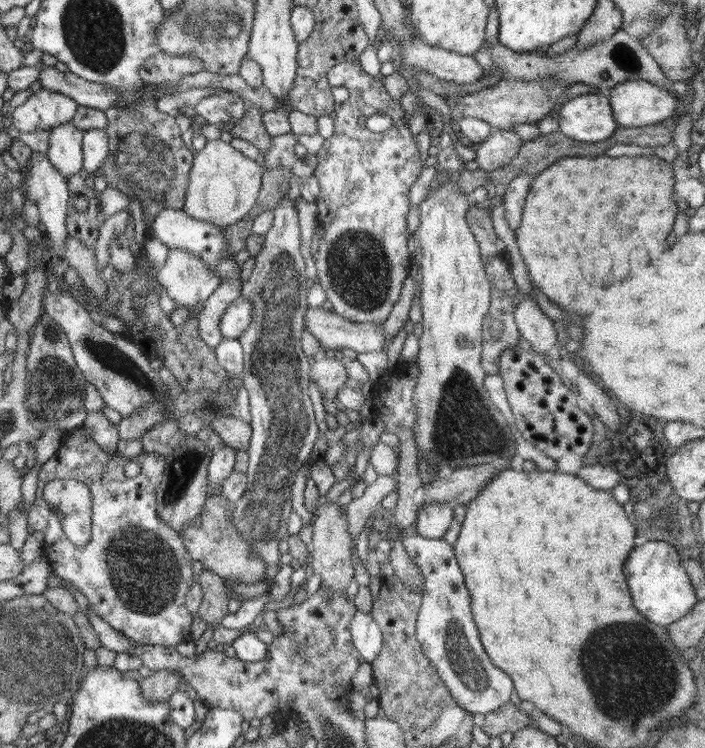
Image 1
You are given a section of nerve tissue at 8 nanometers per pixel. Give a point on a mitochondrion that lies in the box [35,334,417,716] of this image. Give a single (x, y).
(147, 586)

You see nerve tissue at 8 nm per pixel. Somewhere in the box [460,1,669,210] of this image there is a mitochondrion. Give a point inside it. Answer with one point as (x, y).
(624, 57)

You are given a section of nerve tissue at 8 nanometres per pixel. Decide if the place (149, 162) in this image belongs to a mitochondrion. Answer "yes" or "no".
yes

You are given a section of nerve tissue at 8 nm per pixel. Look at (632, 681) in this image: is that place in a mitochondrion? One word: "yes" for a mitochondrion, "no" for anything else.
yes

